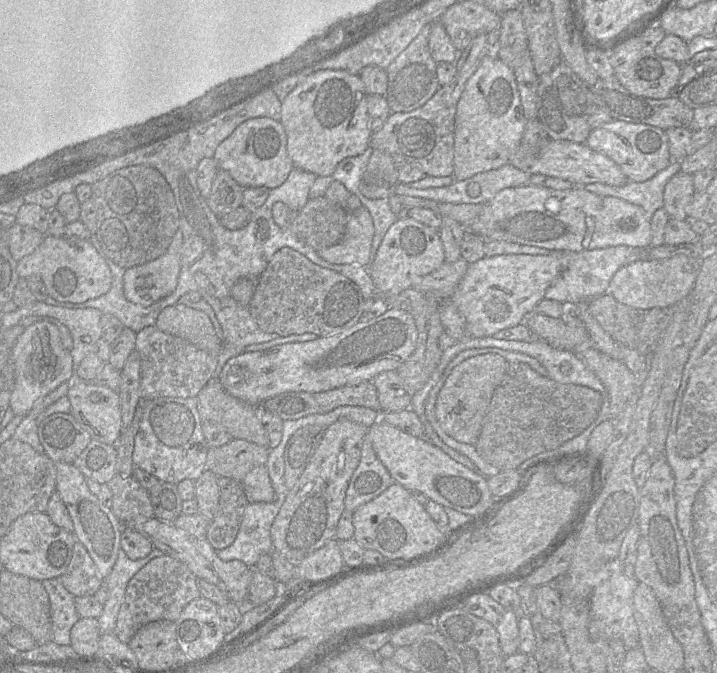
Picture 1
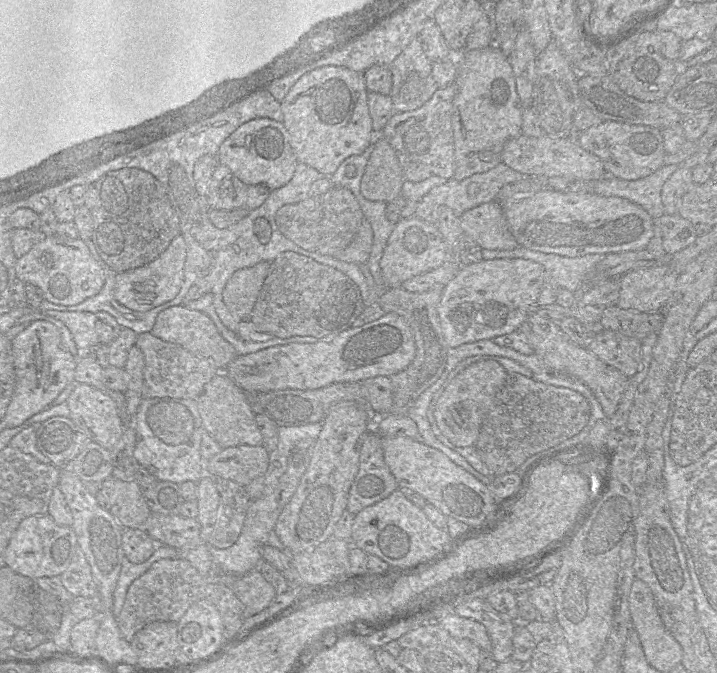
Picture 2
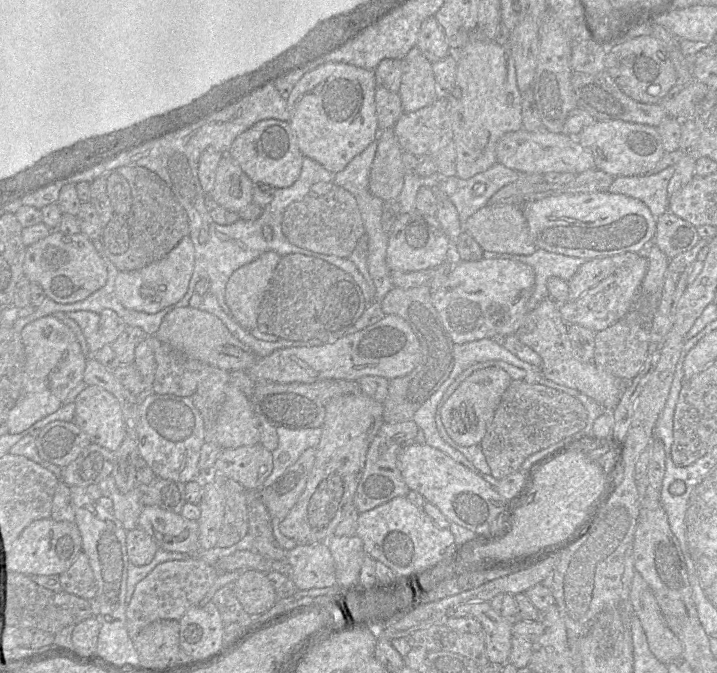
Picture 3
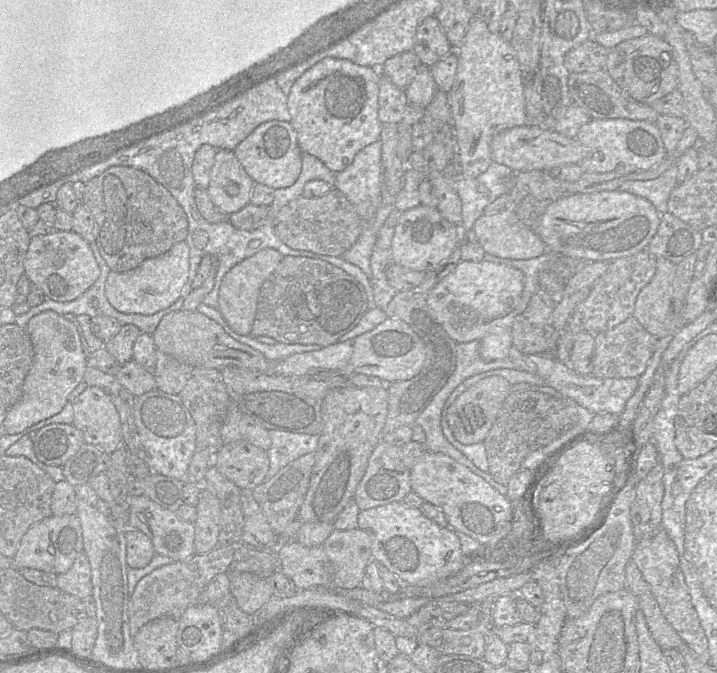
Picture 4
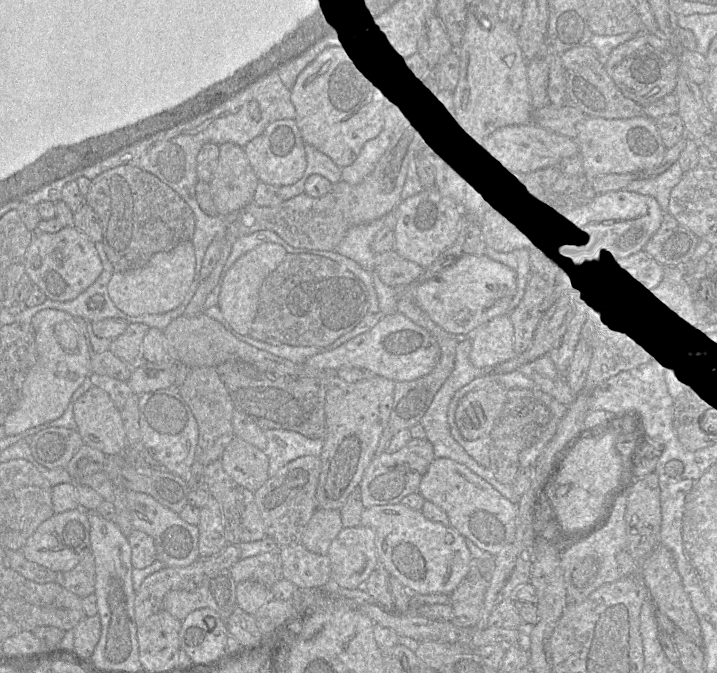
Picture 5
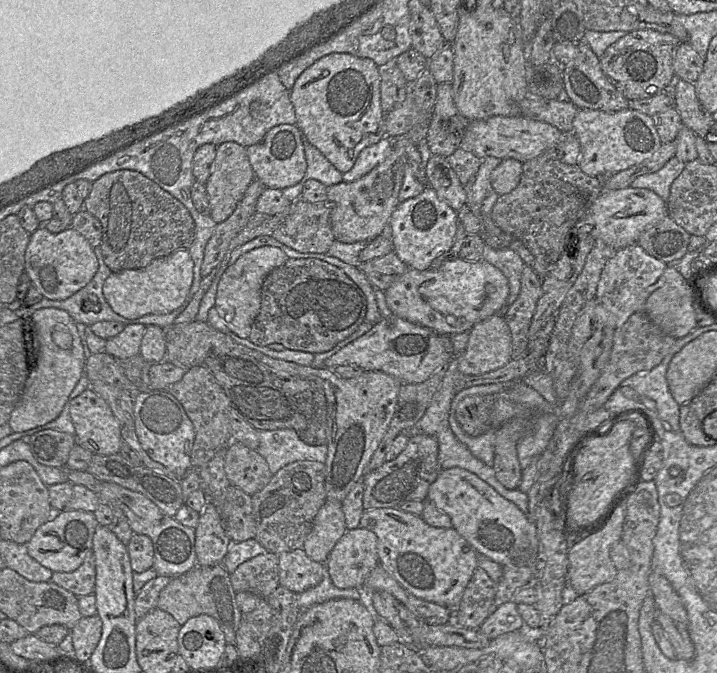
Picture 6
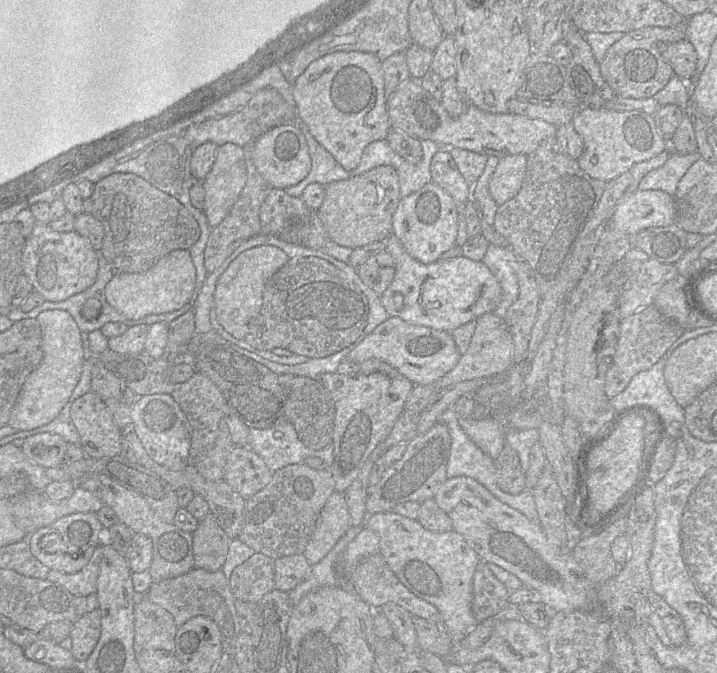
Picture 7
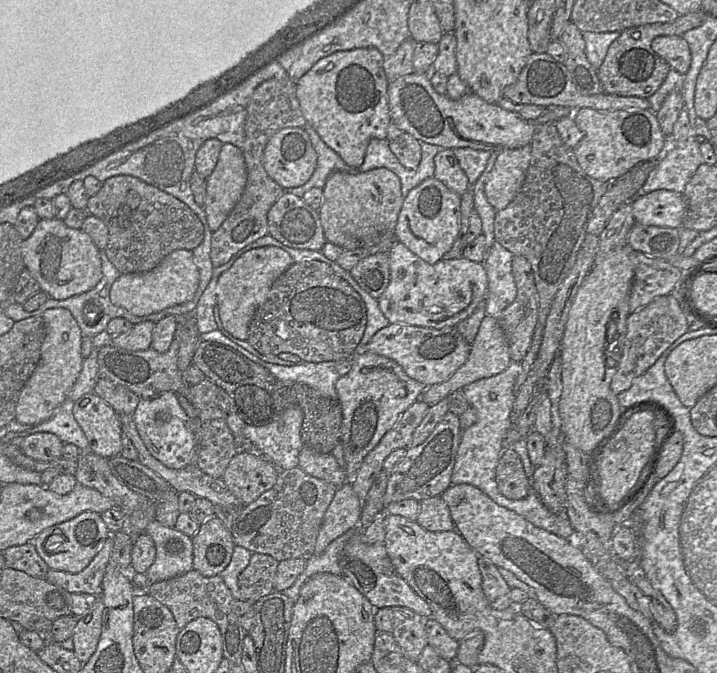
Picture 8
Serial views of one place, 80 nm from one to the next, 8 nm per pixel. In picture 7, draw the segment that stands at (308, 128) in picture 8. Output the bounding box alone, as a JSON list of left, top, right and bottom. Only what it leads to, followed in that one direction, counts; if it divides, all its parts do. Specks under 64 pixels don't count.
[284,121,350,198]

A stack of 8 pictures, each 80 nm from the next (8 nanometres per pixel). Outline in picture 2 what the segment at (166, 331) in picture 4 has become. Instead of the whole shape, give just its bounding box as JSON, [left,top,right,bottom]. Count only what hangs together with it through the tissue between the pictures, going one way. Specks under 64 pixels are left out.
[151,305,239,371]

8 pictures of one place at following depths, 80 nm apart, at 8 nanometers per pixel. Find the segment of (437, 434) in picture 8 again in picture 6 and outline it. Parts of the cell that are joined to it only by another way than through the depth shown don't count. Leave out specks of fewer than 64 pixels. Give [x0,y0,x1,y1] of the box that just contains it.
[363,433,440,508]

